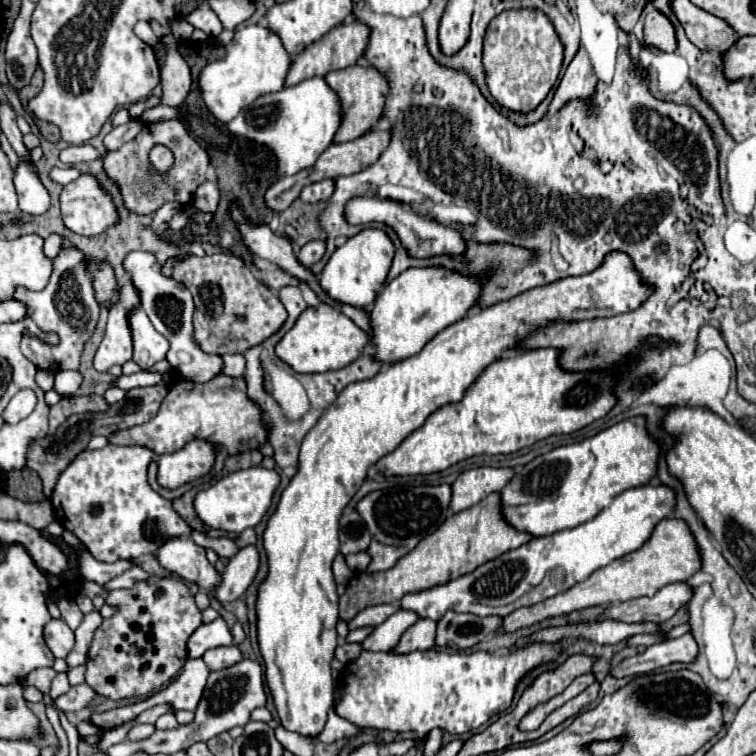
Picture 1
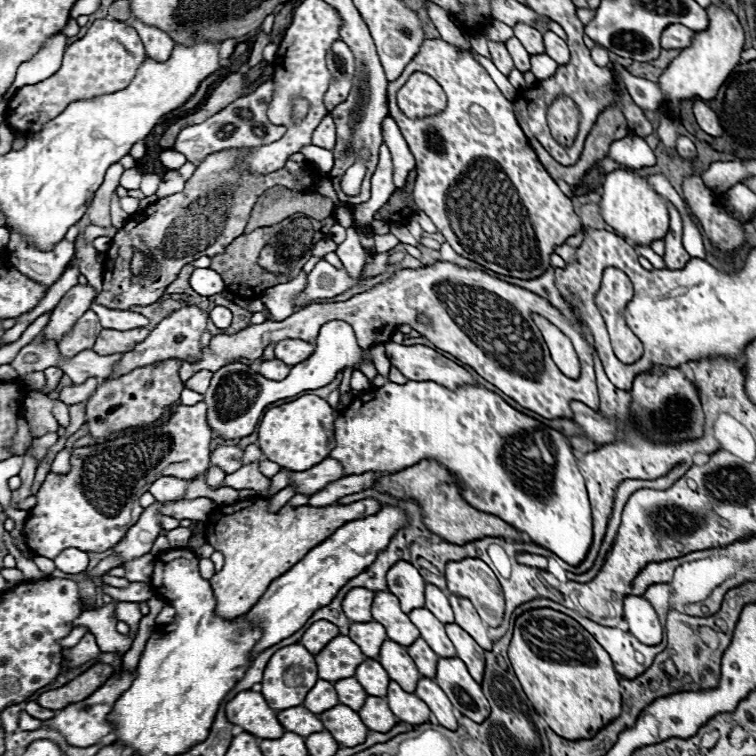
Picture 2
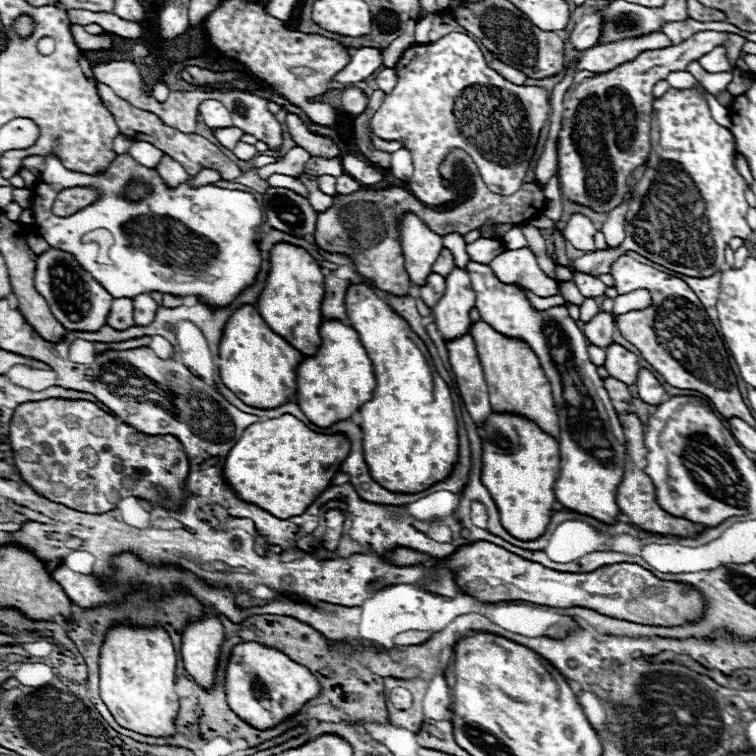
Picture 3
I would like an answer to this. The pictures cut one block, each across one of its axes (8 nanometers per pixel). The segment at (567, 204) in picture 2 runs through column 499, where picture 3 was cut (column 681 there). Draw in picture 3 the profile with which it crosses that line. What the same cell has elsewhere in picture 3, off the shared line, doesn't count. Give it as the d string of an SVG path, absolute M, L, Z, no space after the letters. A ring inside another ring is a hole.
M668 88L660 98L654 100L654 120L658 126L658 136L652 138L652 152L644 164L642 178L636 182L632 196L628 198L628 214L626 214L626 238L620 248L596 250L588 252L576 260L564 258L560 264L574 272L588 272L590 276L600 276L610 272L612 262L624 254L626 250L634 250L648 260L662 264L674 272L704 278L712 276L728 264L724 262L724 248L730 238L746 238L750 234L750 226L746 222L746 210L750 208L744 192L748 190L746 180L736 168L736 142L728 128L714 122L710 116L708 102L702 90L676 90Z

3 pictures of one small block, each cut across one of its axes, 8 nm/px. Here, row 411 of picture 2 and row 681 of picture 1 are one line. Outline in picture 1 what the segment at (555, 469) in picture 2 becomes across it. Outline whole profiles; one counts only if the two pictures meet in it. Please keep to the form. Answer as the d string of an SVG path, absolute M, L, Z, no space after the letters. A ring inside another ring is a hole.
M528 644L502 656L443 650L416 650L408 654L364 650L344 672L344 694L336 712L360 728L412 730L422 740L436 726L450 734L472 732L510 706L516 682L528 670L554 660L558 652L560 644Z

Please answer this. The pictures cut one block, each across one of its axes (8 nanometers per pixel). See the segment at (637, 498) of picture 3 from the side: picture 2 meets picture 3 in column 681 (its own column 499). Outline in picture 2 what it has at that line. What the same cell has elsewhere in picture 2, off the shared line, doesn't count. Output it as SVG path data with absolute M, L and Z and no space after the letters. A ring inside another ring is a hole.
M422 460L406 470L388 474L388 476L380 478L374 484L374 488L378 492L388 492L396 498L418 500L424 510L424 524L428 526L430 532L442 536L446 542L466 544L466 540L482 540L486 536L500 536L500 538L510 538L510 540L518 540L518 542L524 542L524 538L526 538L526 542L530 542L530 538L524 532L518 532L514 526L506 524L498 516L480 512L480 510L472 508L470 504L466 504L466 500L460 494L460 488L456 486L454 474L436 460Z

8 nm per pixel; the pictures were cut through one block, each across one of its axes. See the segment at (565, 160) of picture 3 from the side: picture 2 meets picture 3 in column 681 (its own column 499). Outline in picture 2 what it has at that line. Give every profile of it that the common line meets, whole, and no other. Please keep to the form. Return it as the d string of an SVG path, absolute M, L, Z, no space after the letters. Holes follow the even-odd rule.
M488 42L488 48L490 48L490 56L492 56L492 62L496 64L496 68L502 74L510 74L510 70L514 68L514 62L512 62L506 46L502 42Z

